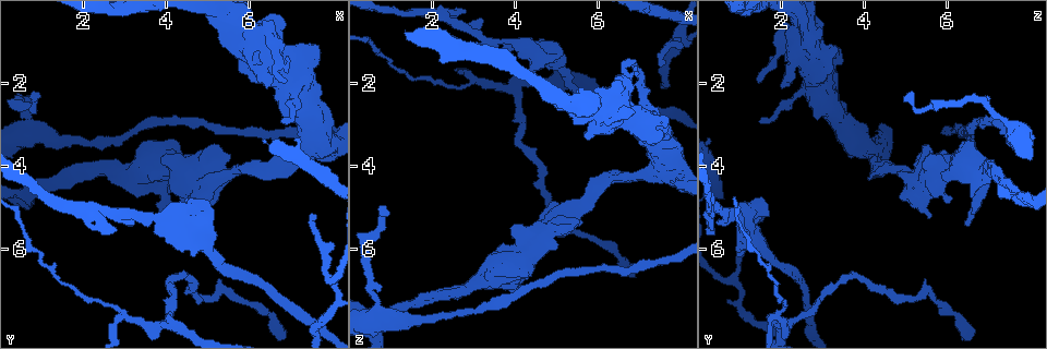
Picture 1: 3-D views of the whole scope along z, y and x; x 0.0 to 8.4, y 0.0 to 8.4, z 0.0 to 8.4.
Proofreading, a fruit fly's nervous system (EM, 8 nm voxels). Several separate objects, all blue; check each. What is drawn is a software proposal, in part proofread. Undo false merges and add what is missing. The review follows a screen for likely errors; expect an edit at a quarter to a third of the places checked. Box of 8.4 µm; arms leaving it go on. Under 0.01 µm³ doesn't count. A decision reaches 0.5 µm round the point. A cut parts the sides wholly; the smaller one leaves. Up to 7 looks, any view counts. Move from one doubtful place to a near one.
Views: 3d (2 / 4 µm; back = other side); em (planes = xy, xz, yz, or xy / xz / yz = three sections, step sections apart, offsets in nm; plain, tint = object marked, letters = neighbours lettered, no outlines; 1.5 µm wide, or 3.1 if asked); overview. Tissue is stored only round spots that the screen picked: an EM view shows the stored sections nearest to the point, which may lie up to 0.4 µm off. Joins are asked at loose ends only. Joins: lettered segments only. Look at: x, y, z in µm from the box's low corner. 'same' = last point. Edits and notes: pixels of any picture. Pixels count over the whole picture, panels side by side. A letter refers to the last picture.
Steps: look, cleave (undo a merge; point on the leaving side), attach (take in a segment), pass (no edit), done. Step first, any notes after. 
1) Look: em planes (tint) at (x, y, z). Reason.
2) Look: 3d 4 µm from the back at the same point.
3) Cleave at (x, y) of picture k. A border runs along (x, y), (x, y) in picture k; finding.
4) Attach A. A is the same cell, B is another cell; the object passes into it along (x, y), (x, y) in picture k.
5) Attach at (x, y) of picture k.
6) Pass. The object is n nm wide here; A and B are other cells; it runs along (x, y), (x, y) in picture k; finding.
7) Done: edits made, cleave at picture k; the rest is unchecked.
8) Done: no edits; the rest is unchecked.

Look: 3d 2 µm at (7.60, 1.10, 3.05). Touches itself.

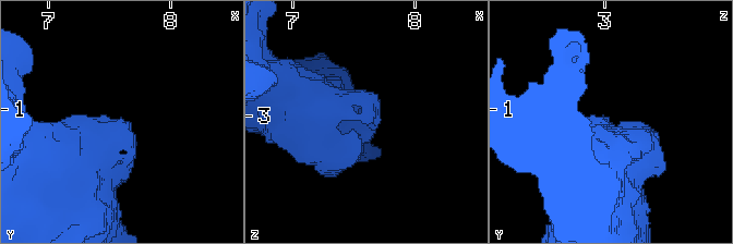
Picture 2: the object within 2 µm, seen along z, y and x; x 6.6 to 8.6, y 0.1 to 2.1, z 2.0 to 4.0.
Look: em planes (letters) at (7.56, 1.14, 3.08). Shape alone is not enough.

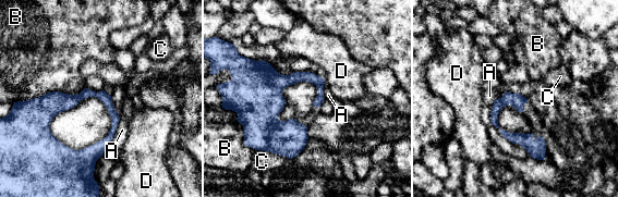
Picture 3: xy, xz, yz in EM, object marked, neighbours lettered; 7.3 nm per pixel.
Pass. A, B, C and D are other cells; a border runs along (85, 87), (23, 101) in picture 3; one cell here.

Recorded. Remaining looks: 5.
Look: em xy step 4 (tint) at (0.90, 2.25, 5.15). Long arm stops here.

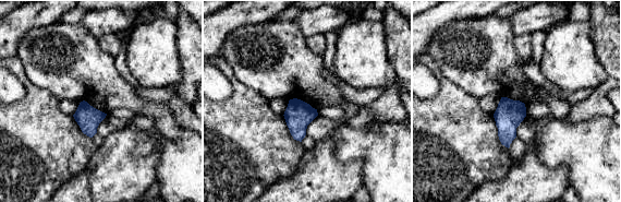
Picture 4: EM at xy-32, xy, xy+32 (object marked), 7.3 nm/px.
Look: em yz step 4 (letters) at the same point. Another direction.

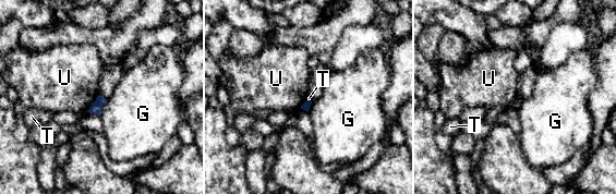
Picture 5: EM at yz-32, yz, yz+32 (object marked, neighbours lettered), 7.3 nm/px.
Pass. G, T and U are other cells; a border runs along (98, 94), (86, 111) in picture 5; none of them fits.

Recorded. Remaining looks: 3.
Look: 3d 2 µm at (4.00, 7.80, 2.15). Three-way junction.

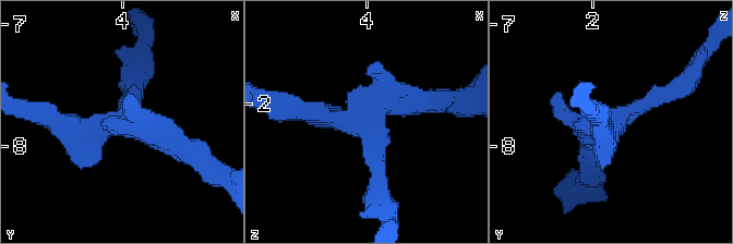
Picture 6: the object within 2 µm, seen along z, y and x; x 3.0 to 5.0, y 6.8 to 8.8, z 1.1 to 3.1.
Look: em 3.1 µm xy step 8 (tint) at (4.08, 7.78, 2.10). Now the EM.

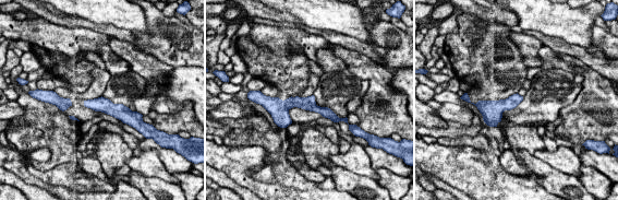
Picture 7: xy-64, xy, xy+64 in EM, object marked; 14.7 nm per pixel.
Look: em 3.1 µm planes (letters) at the same point. Another direction.

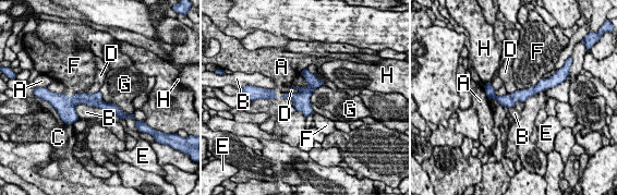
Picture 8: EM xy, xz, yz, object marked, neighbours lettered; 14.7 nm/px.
Pass. A, B, C, D, E, F, G and H are other cells; it runs along (64, 98), (95, 99), (121, 114) in picture 8; all the same cell.

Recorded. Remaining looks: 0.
Done: no edits; the rest is unchecked.

